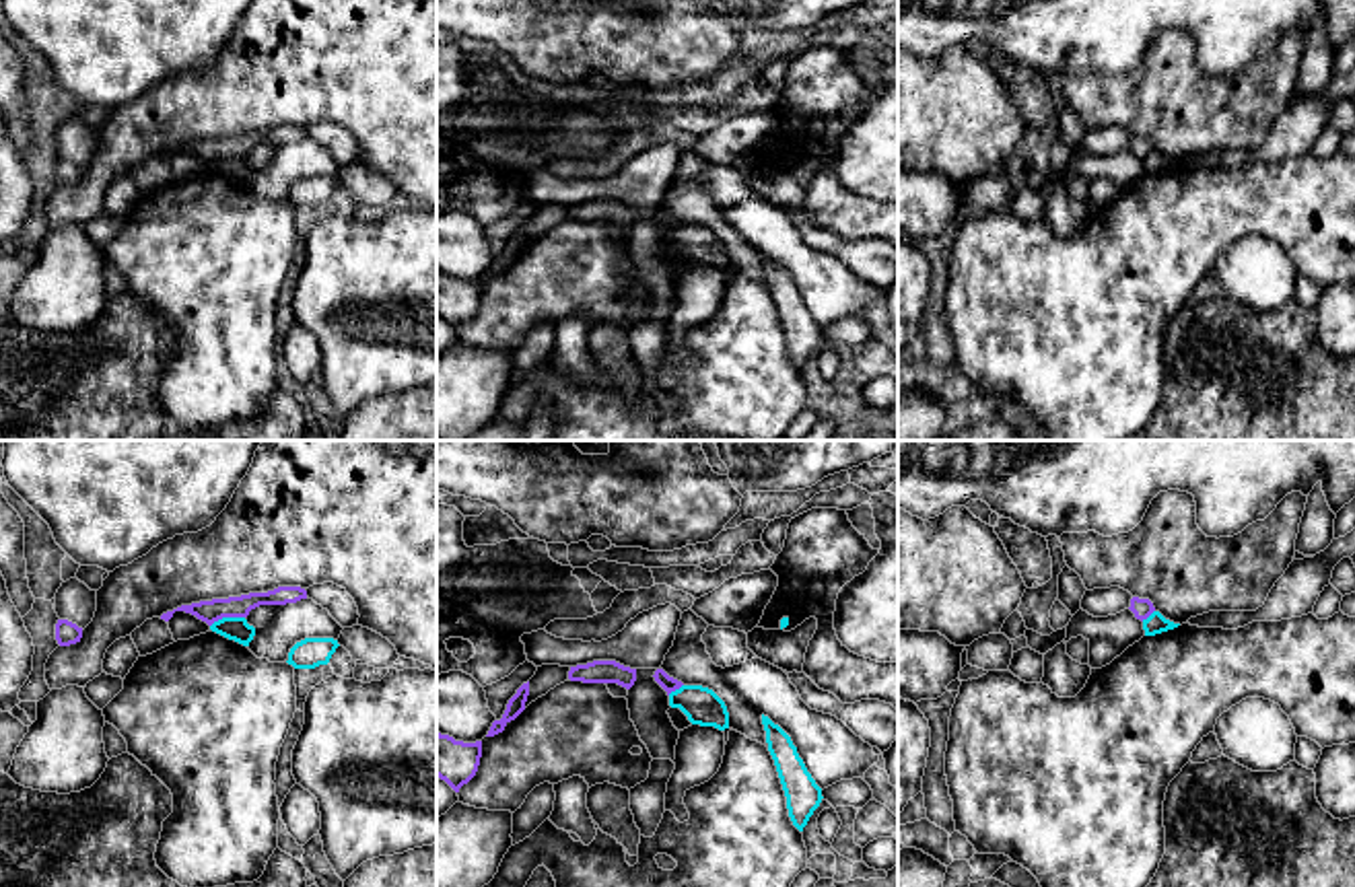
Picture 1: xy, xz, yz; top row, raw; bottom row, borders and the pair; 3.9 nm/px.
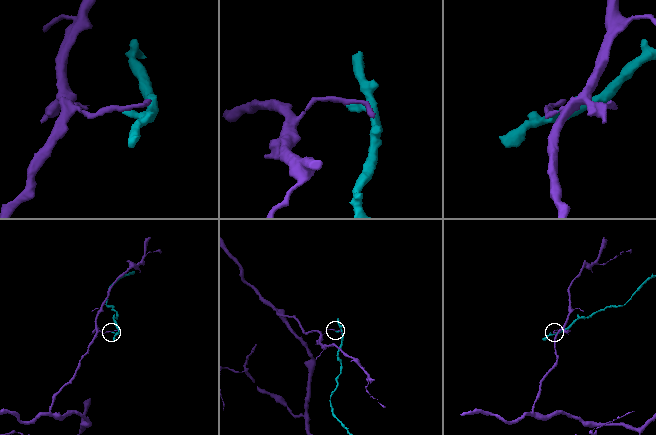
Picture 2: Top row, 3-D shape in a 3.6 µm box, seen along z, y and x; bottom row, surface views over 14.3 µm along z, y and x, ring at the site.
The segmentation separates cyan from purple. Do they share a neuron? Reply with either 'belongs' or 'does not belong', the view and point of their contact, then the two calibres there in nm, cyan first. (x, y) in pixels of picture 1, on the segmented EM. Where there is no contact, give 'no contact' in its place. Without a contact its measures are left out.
does not belong; meets cyan in xy at (227, 618); 100 nm thick on the cyan side, 90 nm on the other

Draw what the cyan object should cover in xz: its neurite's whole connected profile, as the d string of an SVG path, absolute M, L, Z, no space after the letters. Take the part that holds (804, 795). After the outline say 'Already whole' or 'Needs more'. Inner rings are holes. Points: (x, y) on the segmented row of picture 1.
M762 714L762 724L766 731L768 751L774 759L785 796L787 809L793 825L803 831L809 817L822 803L822 788L815 784L807 772L803 759L797 753L791 737L774 724L768 716Z. Already whole

